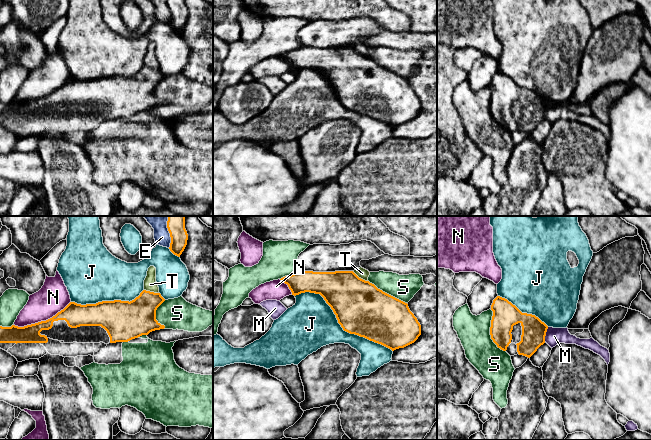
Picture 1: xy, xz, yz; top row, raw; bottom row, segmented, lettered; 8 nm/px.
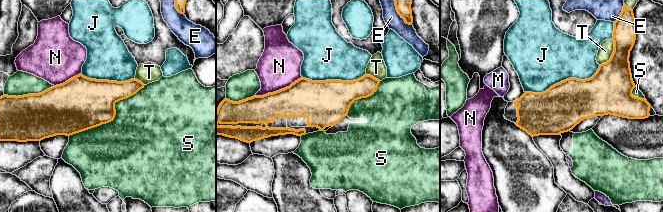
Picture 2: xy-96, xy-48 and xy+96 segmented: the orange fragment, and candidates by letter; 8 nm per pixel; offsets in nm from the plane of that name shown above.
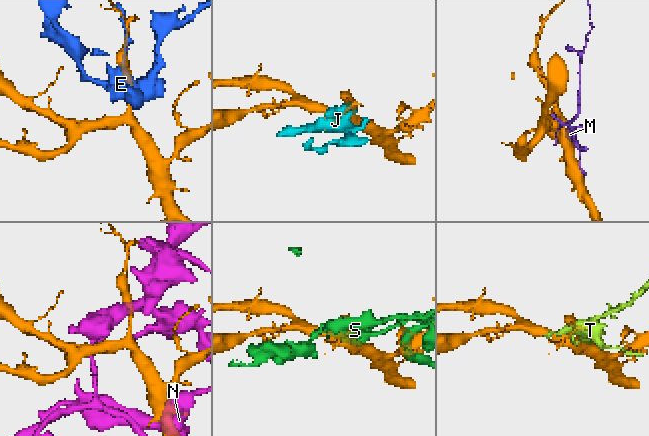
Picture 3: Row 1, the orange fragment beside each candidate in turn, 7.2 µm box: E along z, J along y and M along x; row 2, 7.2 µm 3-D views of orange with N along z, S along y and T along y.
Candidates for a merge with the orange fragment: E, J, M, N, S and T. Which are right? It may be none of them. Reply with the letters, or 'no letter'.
no letter

